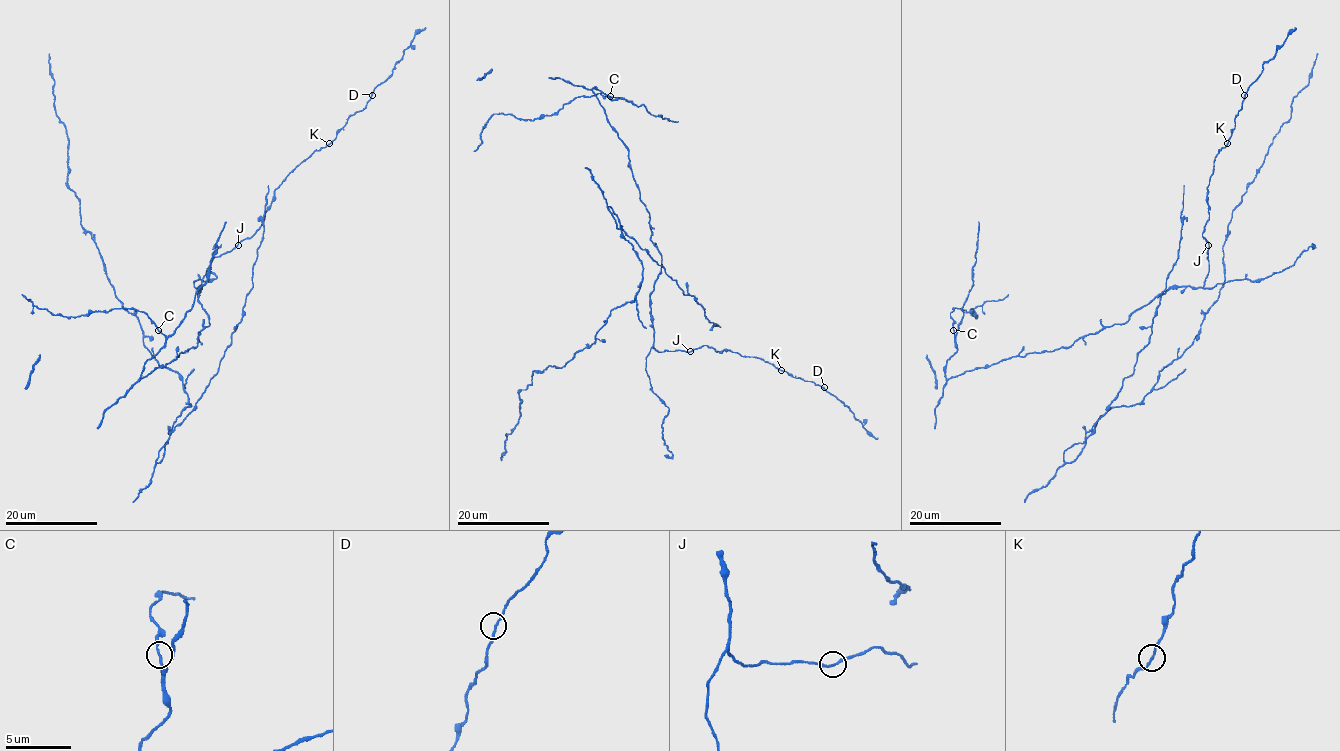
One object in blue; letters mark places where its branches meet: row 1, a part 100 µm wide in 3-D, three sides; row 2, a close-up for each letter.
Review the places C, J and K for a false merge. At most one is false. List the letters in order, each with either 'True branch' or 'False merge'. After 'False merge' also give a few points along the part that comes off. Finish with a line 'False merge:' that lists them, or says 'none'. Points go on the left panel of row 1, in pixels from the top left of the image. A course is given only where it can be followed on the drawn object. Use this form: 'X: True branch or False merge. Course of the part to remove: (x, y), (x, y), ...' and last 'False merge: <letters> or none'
C: True branch
J: True branch
K: False merge. Course of the part to remove: (329, 143), (351, 115), (360, 111), (372, 91), (392, 73), (413, 38), (425, 27)
False merge: K

